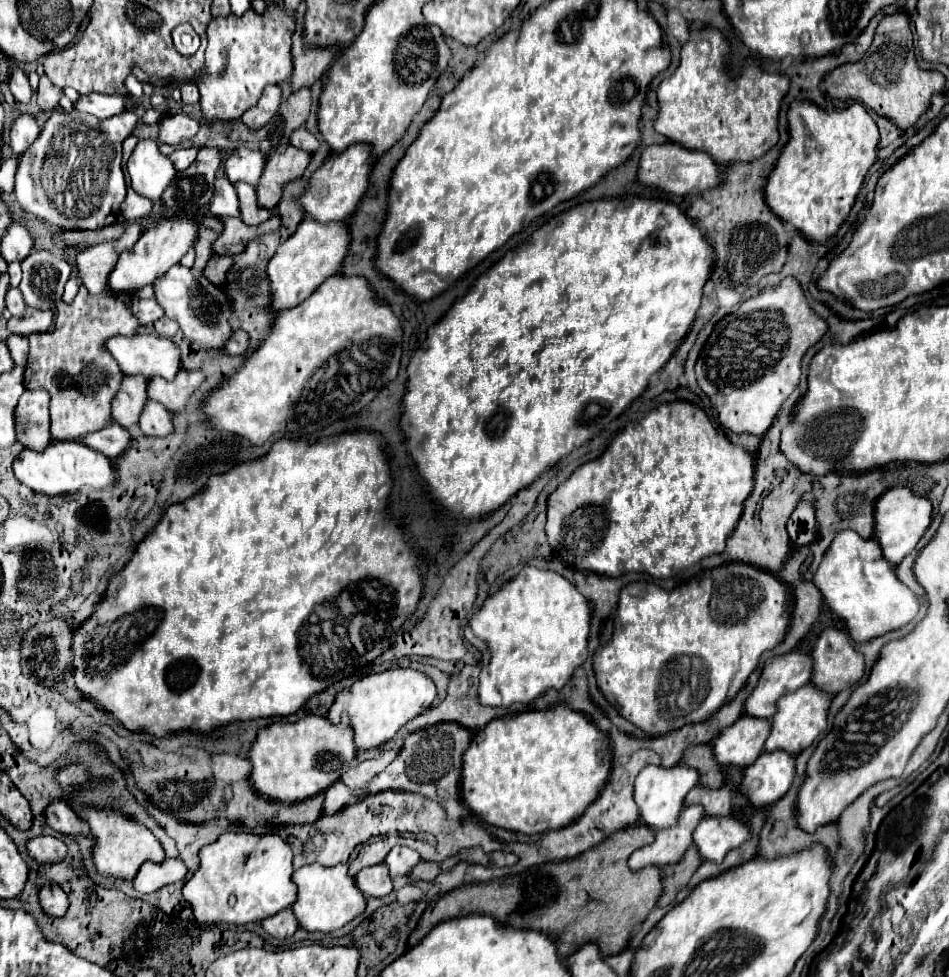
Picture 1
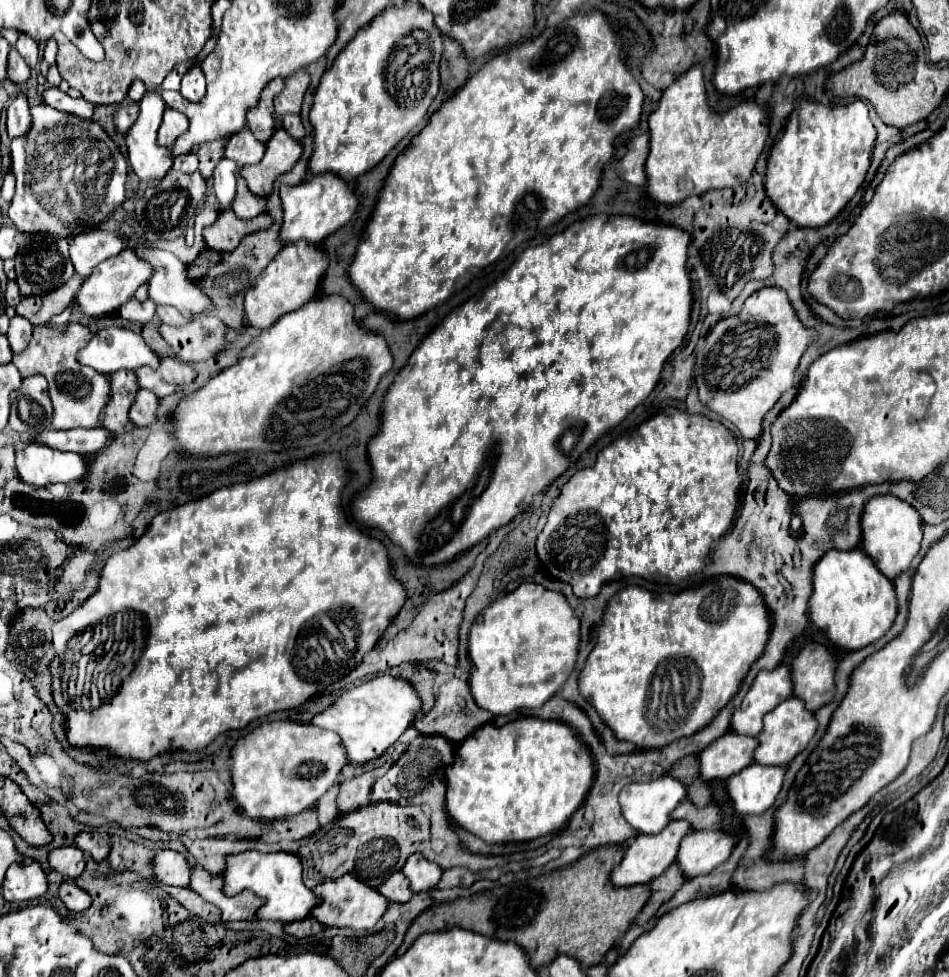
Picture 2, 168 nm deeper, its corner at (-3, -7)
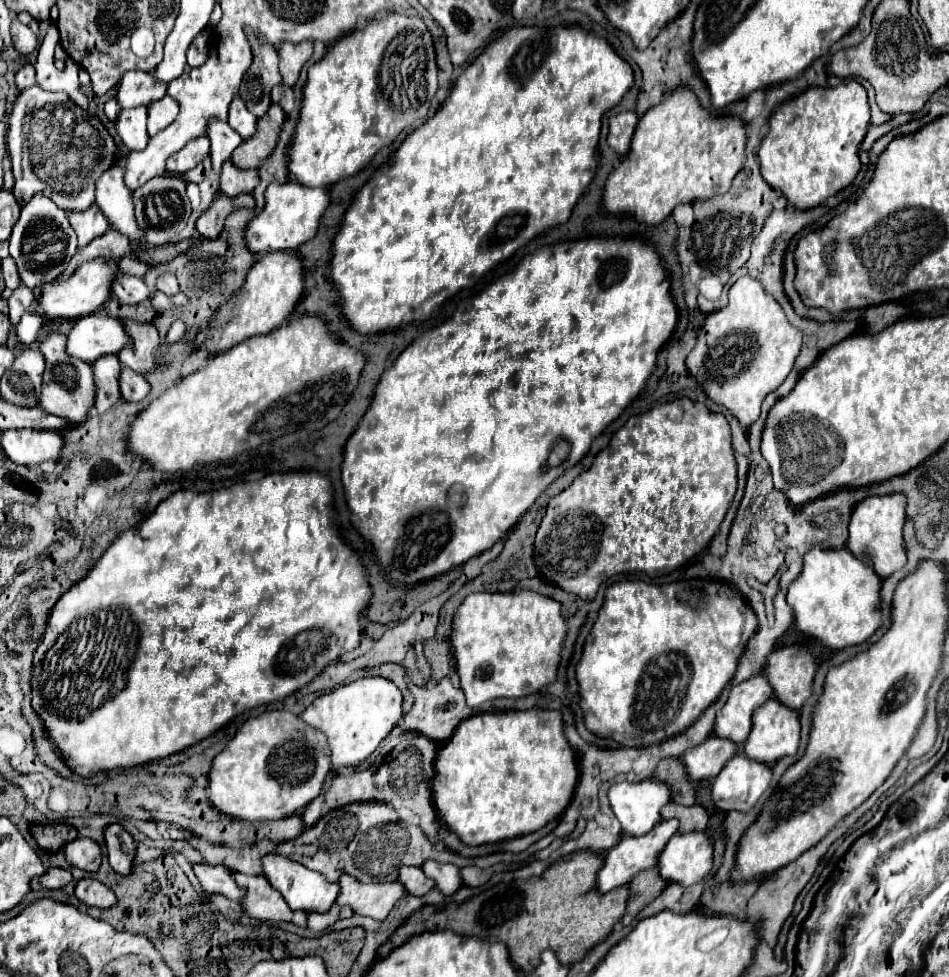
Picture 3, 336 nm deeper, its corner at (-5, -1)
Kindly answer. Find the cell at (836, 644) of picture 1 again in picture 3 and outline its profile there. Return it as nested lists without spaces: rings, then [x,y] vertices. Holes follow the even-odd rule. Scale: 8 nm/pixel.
[[[788,645],[766,657],[764,673],[774,689],[774,697],[780,703],[786,703],[786,707],[794,707],[794,711],[798,711],[810,697],[816,661],[804,647]]]

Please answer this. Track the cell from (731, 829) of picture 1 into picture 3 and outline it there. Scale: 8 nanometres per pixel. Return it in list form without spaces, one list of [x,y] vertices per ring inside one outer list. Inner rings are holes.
[[[676,833],[658,855],[662,879],[682,887],[700,883],[712,863],[712,841],[704,833]]]

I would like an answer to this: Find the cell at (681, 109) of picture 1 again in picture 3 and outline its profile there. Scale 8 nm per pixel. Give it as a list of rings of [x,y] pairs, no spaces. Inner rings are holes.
[[[688,89],[666,93],[656,107],[640,117],[630,151],[620,155],[620,165],[608,175],[602,211],[604,215],[630,215],[638,223],[658,225],[682,203],[726,193],[746,161],[744,147],[746,125],[742,119],[712,117]]]

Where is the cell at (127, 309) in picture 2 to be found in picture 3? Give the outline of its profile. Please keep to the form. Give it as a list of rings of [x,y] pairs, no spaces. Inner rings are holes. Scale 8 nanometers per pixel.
[[[118,273],[118,279],[114,279],[114,295],[128,305],[138,305],[150,297],[150,289],[146,283],[138,277]]]

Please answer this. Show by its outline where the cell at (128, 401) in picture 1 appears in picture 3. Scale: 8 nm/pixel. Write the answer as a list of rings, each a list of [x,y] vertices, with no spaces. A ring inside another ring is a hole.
[[[102,355],[102,359],[94,361],[92,371],[96,385],[94,407],[98,413],[104,413],[120,401],[120,385],[118,385],[120,361],[116,355]]]

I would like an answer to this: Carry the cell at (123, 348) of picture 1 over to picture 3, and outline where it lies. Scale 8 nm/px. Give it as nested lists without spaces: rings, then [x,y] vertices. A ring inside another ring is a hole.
[[[90,313],[86,317],[80,317],[70,329],[66,353],[80,361],[94,363],[100,355],[116,355],[130,343],[132,341],[118,319],[106,313]]]

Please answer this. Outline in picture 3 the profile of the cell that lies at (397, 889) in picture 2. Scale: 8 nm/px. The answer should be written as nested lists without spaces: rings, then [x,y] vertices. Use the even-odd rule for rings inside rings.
[[[400,867],[400,877],[398,879],[404,883],[406,891],[416,895],[416,897],[422,897],[430,889],[434,889],[434,881],[428,879],[420,867]]]

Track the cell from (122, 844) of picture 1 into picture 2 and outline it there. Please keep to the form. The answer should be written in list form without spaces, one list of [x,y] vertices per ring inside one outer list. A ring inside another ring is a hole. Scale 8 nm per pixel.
[[[170,849],[158,851],[154,855],[154,859],[150,861],[152,865],[152,873],[156,883],[160,885],[176,885],[176,887],[188,887],[188,879],[190,879],[190,865],[186,863],[186,859]]]

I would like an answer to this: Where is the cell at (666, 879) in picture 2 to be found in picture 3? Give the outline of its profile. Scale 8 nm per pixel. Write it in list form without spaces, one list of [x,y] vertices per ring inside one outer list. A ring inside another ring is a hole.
[[[652,867],[652,869],[646,869],[642,873],[638,873],[630,883],[628,883],[628,891],[630,891],[630,897],[628,897],[628,909],[622,917],[622,925],[628,927],[632,923],[632,919],[640,913],[640,909],[648,903],[652,903],[660,893],[662,889],[666,887],[668,883],[658,875],[658,869]]]

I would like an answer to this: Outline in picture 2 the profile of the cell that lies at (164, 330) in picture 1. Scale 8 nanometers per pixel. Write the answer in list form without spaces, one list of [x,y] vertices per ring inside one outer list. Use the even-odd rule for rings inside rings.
[[[158,307],[158,319],[170,327],[182,327],[188,323],[188,319],[172,307]]]

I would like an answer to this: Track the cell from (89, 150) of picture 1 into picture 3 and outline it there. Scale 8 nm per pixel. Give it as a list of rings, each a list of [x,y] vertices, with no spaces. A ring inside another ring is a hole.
[[[34,85],[28,87],[26,91],[18,93],[14,107],[8,115],[8,153],[10,153],[10,161],[12,161],[12,171],[14,171],[14,195],[18,199],[20,205],[26,205],[26,201],[36,195],[36,193],[44,193],[50,199],[54,199],[54,203],[58,203],[58,207],[66,209],[66,211],[84,211],[94,203],[94,183],[96,179],[110,169],[110,165],[116,161],[116,145],[110,137],[110,133],[106,131],[106,127],[102,125],[102,121],[90,113],[86,113],[84,109],[80,109],[66,93],[62,91],[44,91],[42,87]]]

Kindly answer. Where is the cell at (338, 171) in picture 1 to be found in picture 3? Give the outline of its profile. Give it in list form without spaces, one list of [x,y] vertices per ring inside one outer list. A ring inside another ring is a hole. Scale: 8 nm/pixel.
[[[294,181],[270,183],[264,193],[264,209],[252,217],[244,231],[246,249],[252,253],[276,253],[276,251],[296,251],[298,245],[312,239],[318,231],[318,221],[328,207],[328,191],[304,187]]]

